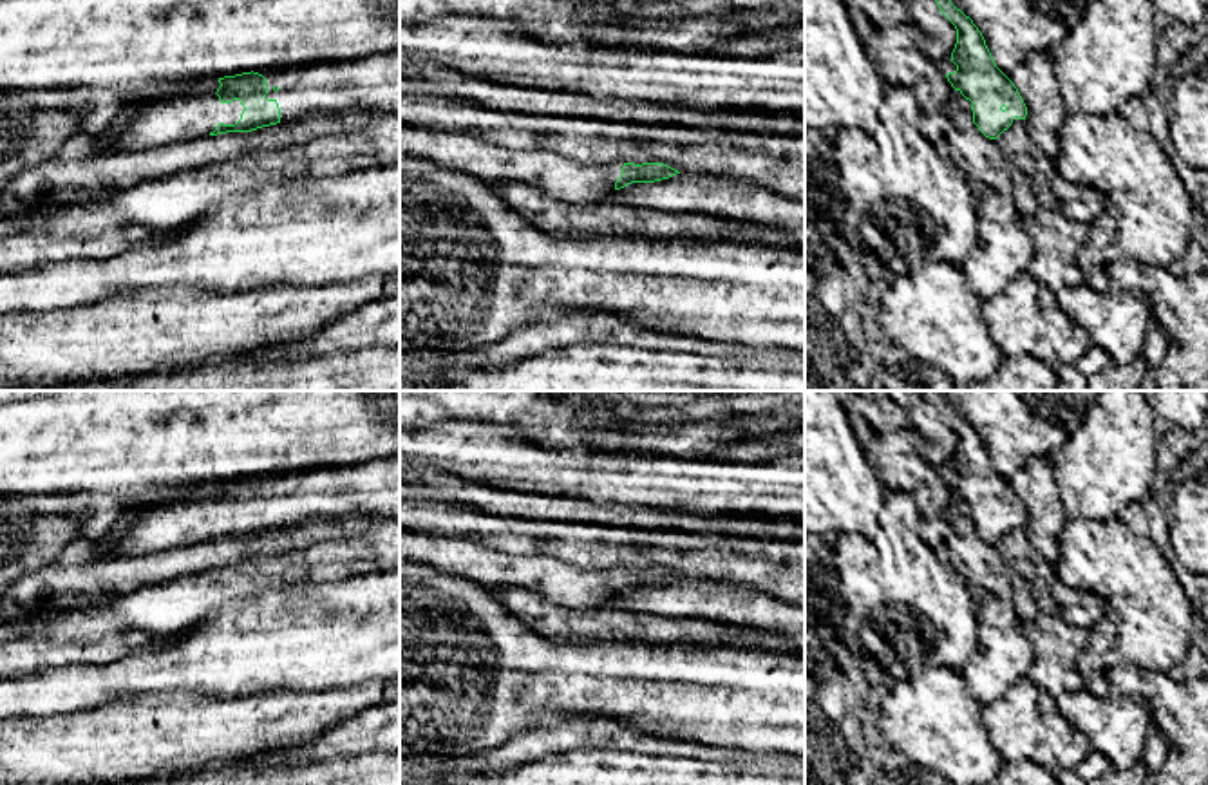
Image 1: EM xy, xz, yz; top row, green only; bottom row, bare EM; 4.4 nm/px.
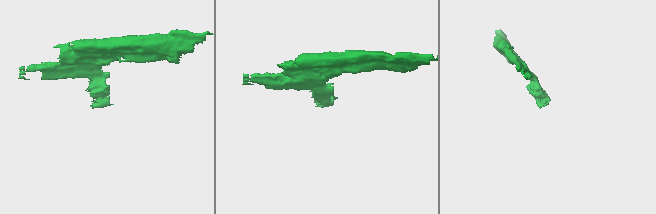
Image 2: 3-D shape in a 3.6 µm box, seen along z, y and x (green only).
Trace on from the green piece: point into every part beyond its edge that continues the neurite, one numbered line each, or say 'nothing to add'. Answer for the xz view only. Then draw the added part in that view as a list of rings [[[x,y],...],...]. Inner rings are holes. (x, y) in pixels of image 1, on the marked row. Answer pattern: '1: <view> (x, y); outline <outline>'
nothing to add

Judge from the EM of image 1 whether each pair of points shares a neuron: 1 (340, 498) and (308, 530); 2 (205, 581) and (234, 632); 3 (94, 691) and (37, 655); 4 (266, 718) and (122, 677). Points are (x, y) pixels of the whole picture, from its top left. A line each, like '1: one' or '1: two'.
1: two
2: two
3: two
4: two

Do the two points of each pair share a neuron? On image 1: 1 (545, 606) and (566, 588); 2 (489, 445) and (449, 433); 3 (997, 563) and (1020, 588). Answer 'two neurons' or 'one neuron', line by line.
1: two neurons
2: one neuron
3: one neuron

